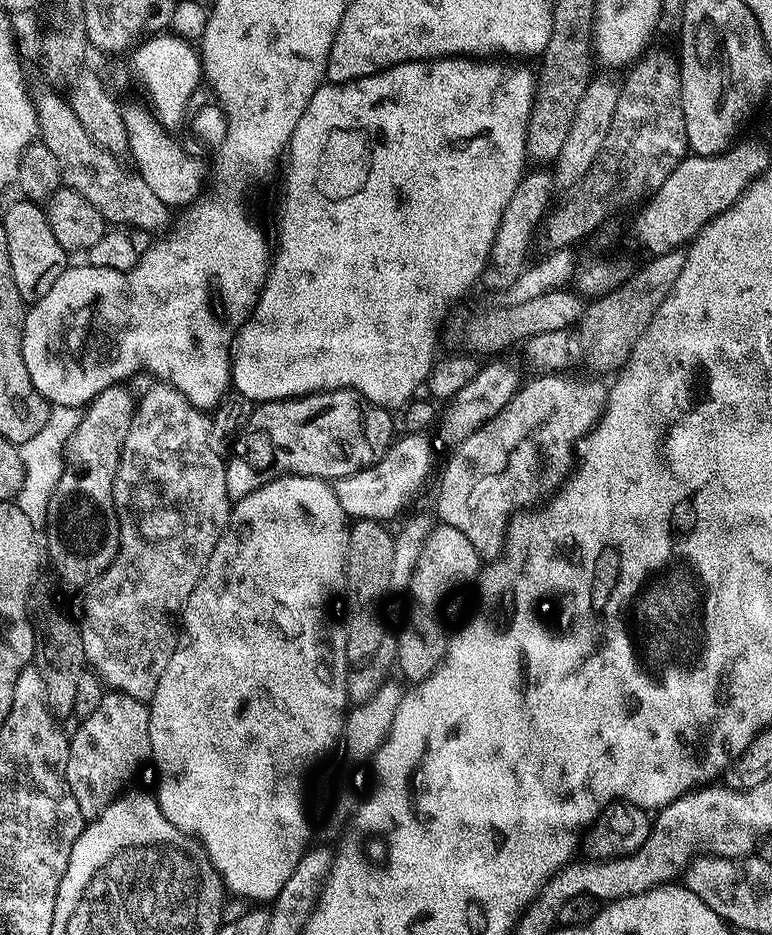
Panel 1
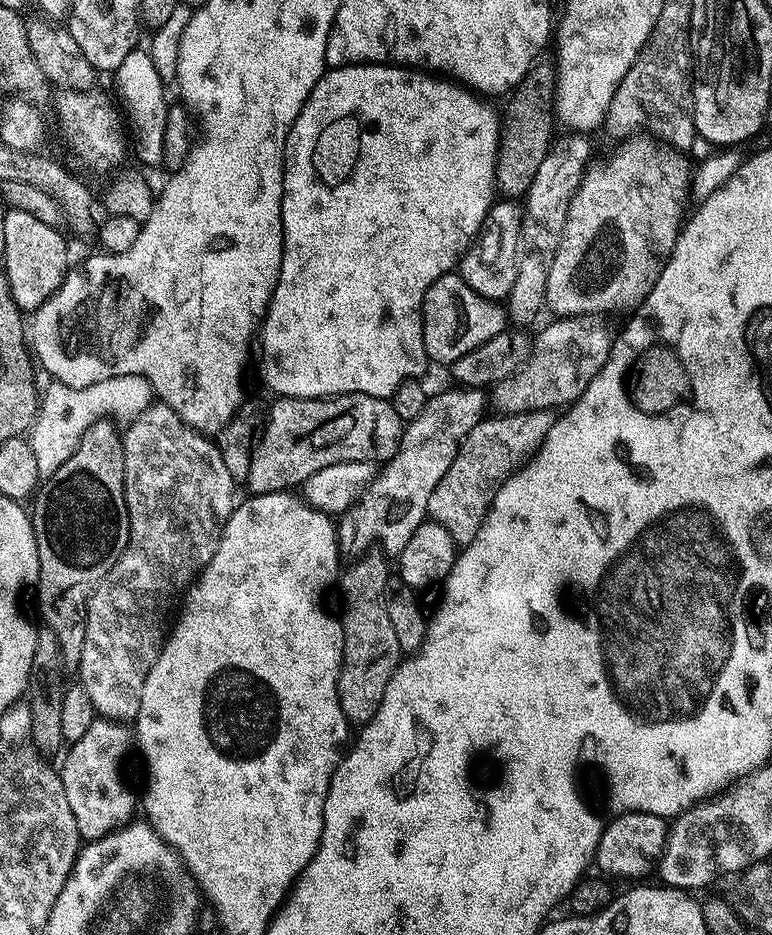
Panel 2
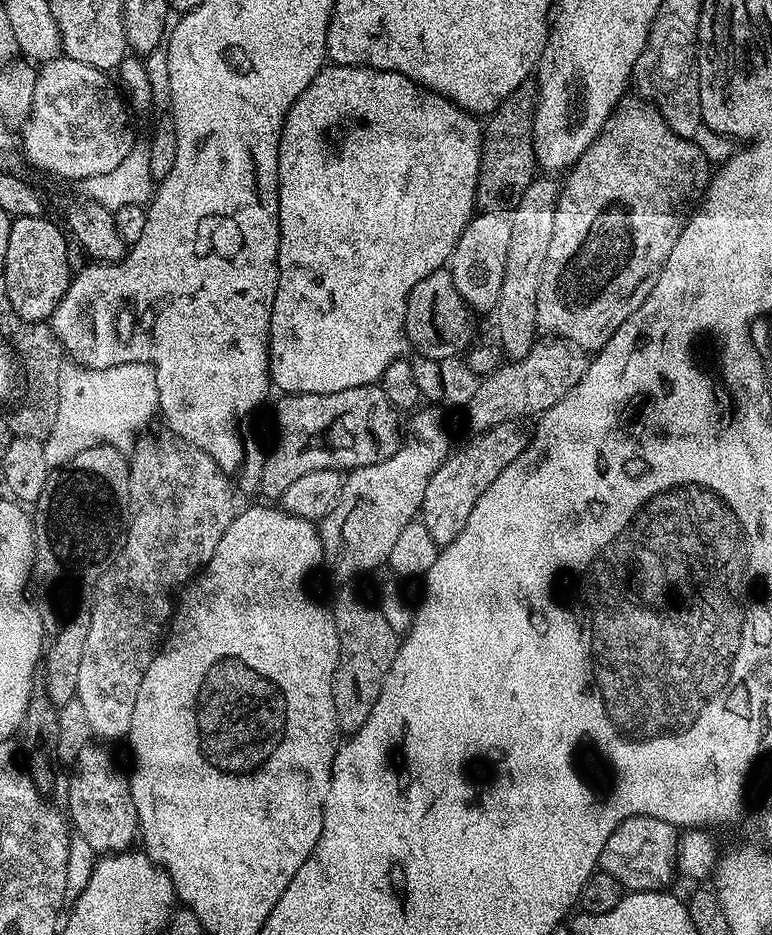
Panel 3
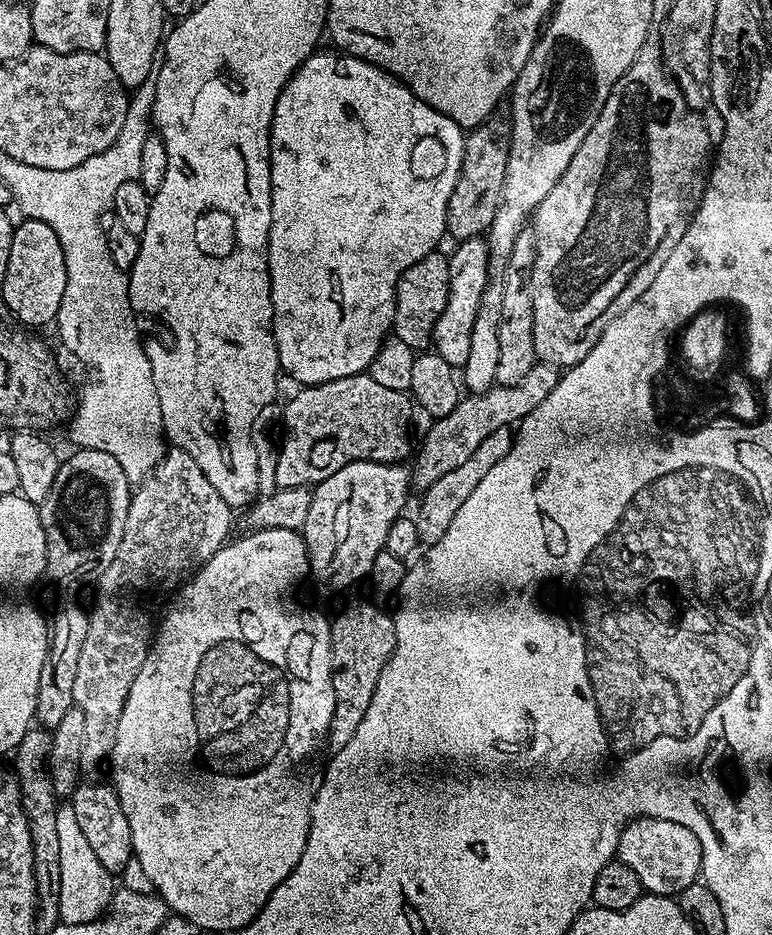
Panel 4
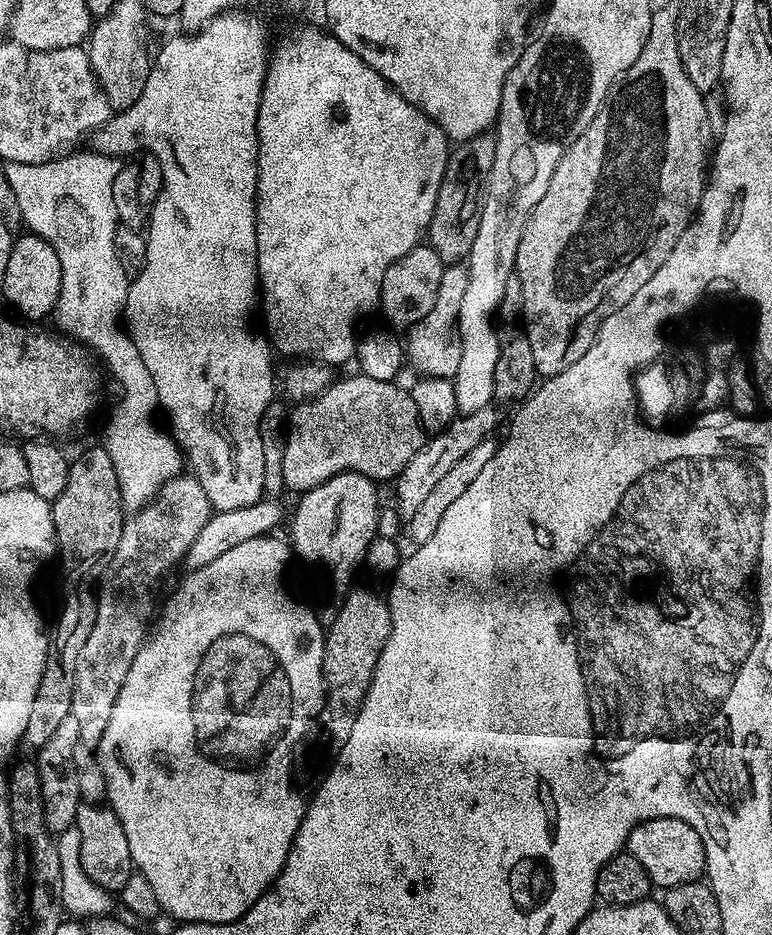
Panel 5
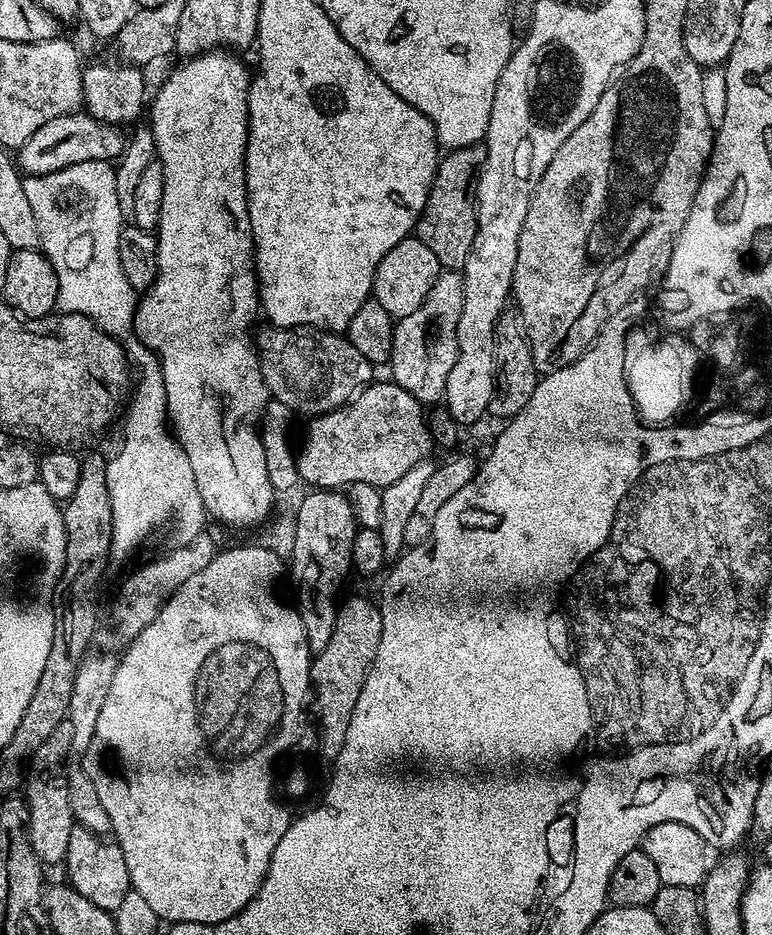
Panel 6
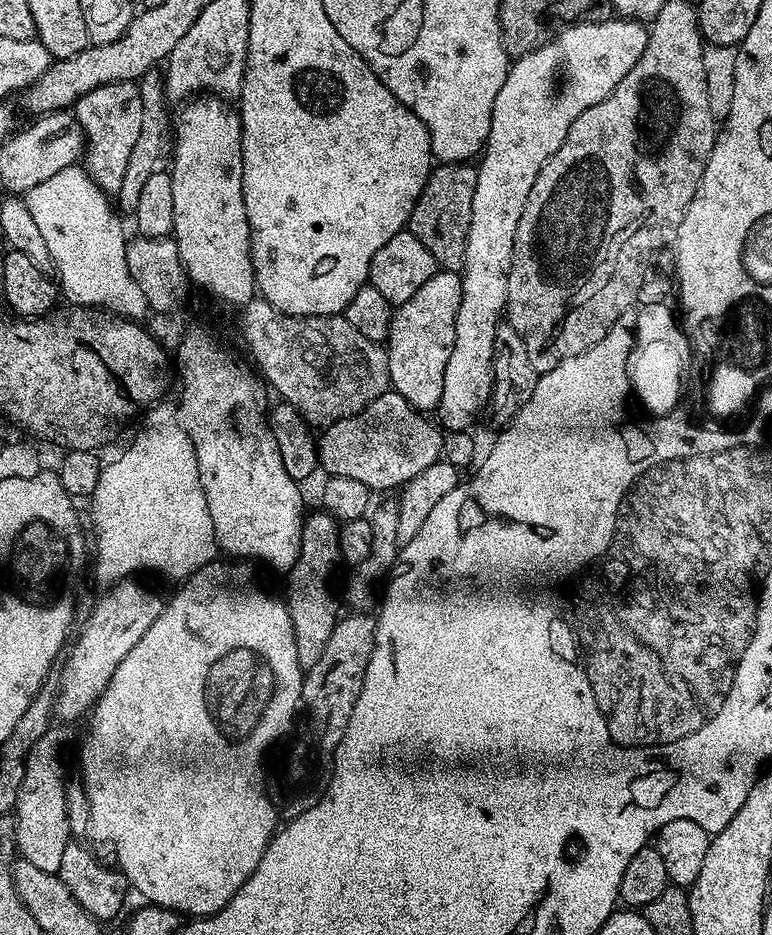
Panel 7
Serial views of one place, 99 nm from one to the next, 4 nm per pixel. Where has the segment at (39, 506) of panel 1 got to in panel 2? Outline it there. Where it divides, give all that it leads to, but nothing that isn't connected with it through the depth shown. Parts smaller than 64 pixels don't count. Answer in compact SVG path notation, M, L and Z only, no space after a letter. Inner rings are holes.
M115 376L85 388L71 388L57 380L48 382L45 388L43 385L40 410L26 436L38 462L38 474L42 478L54 475L58 466L62 466L62 462L74 454L82 434L86 434L94 422L111 417L111 412L121 412L125 421L131 422L138 414L145 412L153 400L152 384L144 376Z

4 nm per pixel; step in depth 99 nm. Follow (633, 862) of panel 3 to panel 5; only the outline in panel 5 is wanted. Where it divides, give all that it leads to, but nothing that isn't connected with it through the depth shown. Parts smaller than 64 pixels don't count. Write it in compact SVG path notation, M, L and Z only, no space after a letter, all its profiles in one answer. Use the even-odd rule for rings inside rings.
M663 816L653 820L644 820L628 835L626 850L642 862L653 885L660 890L673 888L691 880L699 880L706 872L704 843L698 830L694 830L694 826L678 818Z

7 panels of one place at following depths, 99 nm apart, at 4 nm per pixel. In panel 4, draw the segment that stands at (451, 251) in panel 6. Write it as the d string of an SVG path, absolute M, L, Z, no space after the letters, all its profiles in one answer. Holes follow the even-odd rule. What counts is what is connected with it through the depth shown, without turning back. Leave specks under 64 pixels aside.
M500 114L483 120L465 135L460 177L452 191L446 218L447 235L453 236L453 241L469 240L487 233L496 208L500 205L500 191L506 178L511 137L512 125L505 117L503 120Z

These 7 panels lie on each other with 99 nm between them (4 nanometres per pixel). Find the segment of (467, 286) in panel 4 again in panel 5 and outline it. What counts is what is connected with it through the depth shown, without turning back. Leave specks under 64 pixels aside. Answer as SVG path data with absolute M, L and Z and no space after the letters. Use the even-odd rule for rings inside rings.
M463 263L450 264L445 267L442 282L438 286L438 296L434 304L421 320L407 329L406 360L417 368L421 377L440 376L451 378L458 370L460 342L454 329L457 327L462 310L462 297L466 295L468 270Z

